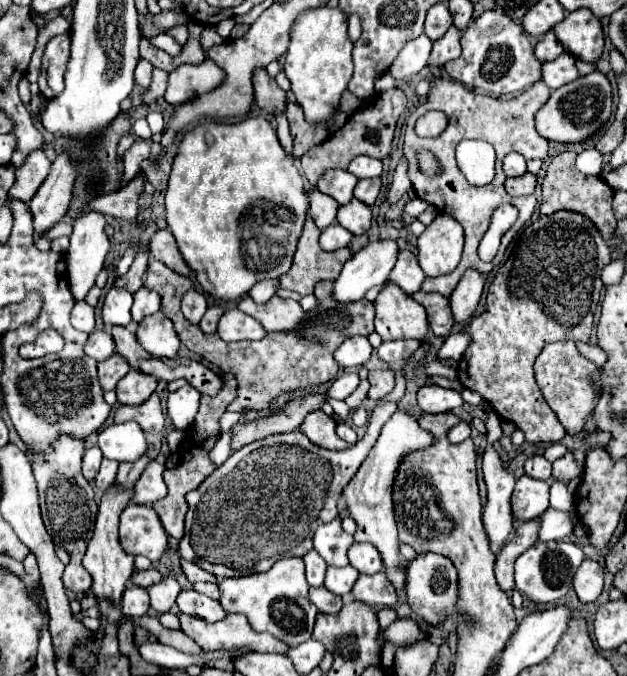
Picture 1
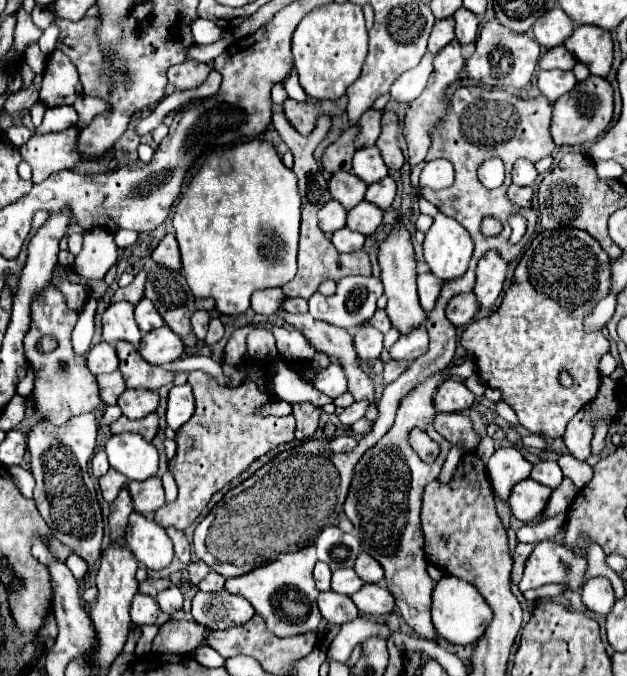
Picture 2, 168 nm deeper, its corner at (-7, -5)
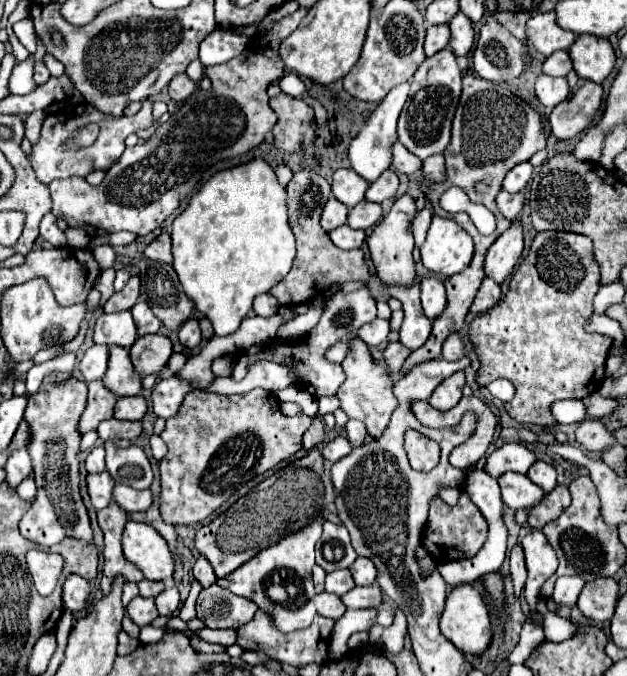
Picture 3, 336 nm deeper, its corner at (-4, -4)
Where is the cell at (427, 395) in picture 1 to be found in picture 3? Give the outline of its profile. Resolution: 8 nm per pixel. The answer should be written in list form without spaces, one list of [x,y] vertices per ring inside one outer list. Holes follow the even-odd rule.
[[[456,372],[450,378],[446,378],[430,396],[430,404],[436,410],[450,410],[458,404],[458,400],[462,398],[462,386],[466,384],[464,380],[464,372]]]

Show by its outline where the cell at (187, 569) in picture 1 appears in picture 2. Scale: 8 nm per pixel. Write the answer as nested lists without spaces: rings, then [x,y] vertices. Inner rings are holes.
[[[167,529],[167,535],[171,537],[173,545],[175,545],[175,557],[183,563],[183,565],[191,565],[191,555],[189,555],[189,543],[187,543],[187,537],[185,533],[177,531],[177,529]]]

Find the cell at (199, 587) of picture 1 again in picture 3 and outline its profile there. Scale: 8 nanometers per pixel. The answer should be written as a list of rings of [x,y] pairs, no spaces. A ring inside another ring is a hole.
[[[200,556],[200,558],[196,560],[196,564],[194,564],[194,578],[198,578],[198,580],[202,582],[202,586],[204,586],[204,588],[208,588],[208,586],[216,584],[214,570],[212,570],[210,562],[208,562],[204,556]]]

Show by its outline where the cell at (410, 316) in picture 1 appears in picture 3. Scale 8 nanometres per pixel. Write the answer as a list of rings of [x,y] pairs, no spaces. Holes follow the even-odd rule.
[[[410,194],[400,196],[394,206],[390,208],[390,212],[382,218],[382,222],[374,228],[374,232],[366,238],[374,266],[378,276],[382,278],[384,284],[402,284],[402,286],[410,286],[412,278],[416,278],[414,272],[414,260],[412,260],[412,248],[414,248],[414,236],[412,236],[412,220],[416,216],[416,202]]]

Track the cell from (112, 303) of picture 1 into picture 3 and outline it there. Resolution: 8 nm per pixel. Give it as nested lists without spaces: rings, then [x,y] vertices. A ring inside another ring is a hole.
[[[114,312],[102,314],[96,320],[94,342],[104,346],[122,346],[128,348],[136,340],[136,326],[130,312]]]

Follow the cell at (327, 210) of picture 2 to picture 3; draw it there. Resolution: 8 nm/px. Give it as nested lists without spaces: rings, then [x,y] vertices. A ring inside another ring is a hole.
[[[330,196],[330,200],[324,206],[324,212],[322,212],[322,228],[326,232],[330,232],[330,230],[346,224],[346,218],[348,218],[348,208],[342,202],[338,202],[334,196]]]

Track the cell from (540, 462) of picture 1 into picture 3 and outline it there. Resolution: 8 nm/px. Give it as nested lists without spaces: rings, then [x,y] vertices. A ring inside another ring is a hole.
[[[538,460],[538,462],[534,462],[534,464],[530,466],[528,478],[530,478],[534,484],[538,484],[544,492],[552,492],[552,490],[556,488],[556,470],[554,470],[550,464],[542,462],[542,460]]]

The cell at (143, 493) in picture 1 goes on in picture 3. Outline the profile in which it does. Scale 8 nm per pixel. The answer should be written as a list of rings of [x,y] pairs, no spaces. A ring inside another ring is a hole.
[[[124,484],[114,486],[112,496],[114,496],[116,504],[122,510],[126,510],[128,514],[138,512],[138,510],[148,510],[152,504],[152,492],[150,490],[136,490],[136,488],[130,488]]]

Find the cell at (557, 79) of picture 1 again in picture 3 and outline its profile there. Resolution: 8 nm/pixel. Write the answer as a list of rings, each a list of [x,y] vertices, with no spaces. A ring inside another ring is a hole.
[[[546,74],[538,76],[536,96],[548,110],[552,110],[560,102],[564,102],[568,98],[568,94],[570,94],[570,88],[568,88],[566,78],[554,78],[554,76],[546,76]]]

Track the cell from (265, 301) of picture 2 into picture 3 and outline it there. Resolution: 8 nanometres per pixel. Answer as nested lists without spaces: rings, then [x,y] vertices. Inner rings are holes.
[[[268,292],[266,294],[258,294],[254,298],[254,312],[258,316],[272,316],[272,314],[278,312],[278,308],[280,308],[278,300],[272,294],[268,294]]]

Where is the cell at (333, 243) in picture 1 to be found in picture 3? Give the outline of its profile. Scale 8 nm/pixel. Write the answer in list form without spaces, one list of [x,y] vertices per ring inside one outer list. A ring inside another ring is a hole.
[[[344,224],[344,226],[340,226],[340,228],[334,228],[334,230],[330,232],[330,238],[332,238],[332,242],[334,242],[338,248],[342,248],[342,250],[352,250],[352,248],[360,248],[360,246],[362,246],[366,234],[364,234],[364,230],[354,230],[354,228],[350,228],[348,224]]]

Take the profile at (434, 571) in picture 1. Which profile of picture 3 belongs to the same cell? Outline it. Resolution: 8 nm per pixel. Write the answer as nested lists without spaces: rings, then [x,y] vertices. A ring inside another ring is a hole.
[[[460,584],[460,586],[450,590],[450,594],[446,598],[446,608],[444,608],[442,618],[440,618],[440,630],[464,654],[478,656],[478,654],[484,654],[490,648],[492,624],[490,624],[488,608],[486,608],[480,592],[474,586]]]

